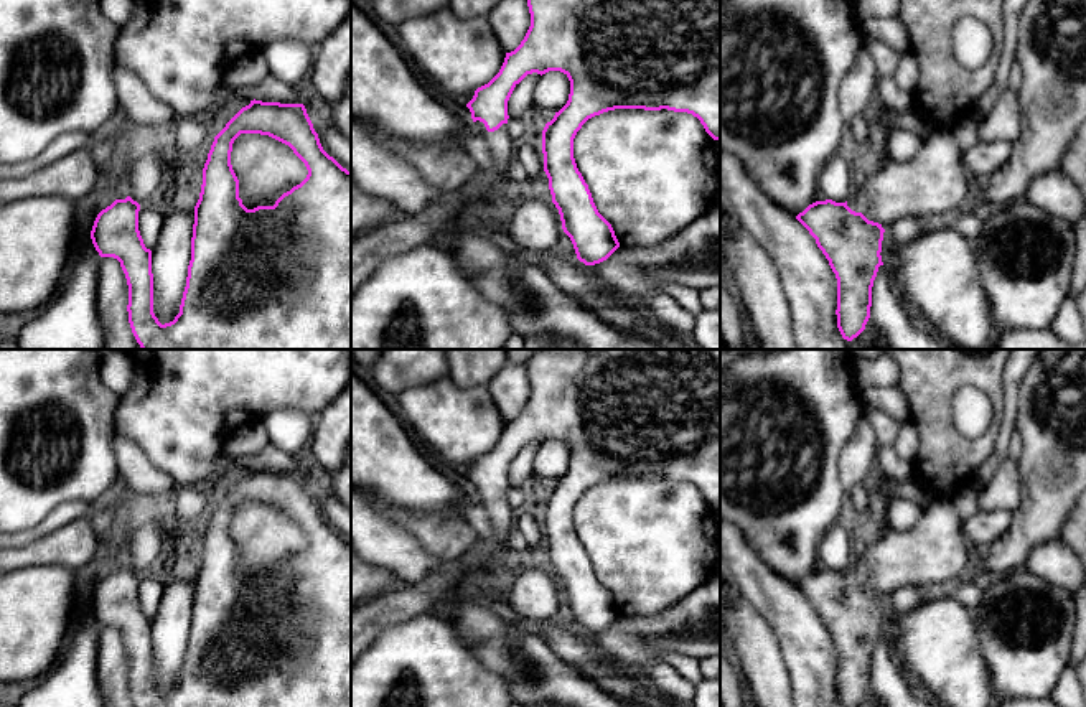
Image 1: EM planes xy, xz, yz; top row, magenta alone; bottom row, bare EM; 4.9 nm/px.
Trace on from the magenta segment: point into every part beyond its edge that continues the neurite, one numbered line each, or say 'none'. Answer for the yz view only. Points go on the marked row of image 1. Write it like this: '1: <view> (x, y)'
1: yz (935, 182)

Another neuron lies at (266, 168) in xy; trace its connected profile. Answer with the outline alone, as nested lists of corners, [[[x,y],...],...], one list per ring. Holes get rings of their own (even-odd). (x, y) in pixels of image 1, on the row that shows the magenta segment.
[[[241,133],[234,140],[231,165],[239,180],[239,198],[247,209],[274,206],[308,175],[288,145],[260,133]]]

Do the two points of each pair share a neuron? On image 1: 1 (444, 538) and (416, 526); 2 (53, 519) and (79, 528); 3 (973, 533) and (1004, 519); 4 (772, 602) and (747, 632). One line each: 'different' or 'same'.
1: same
2: different
3: same
4: different

